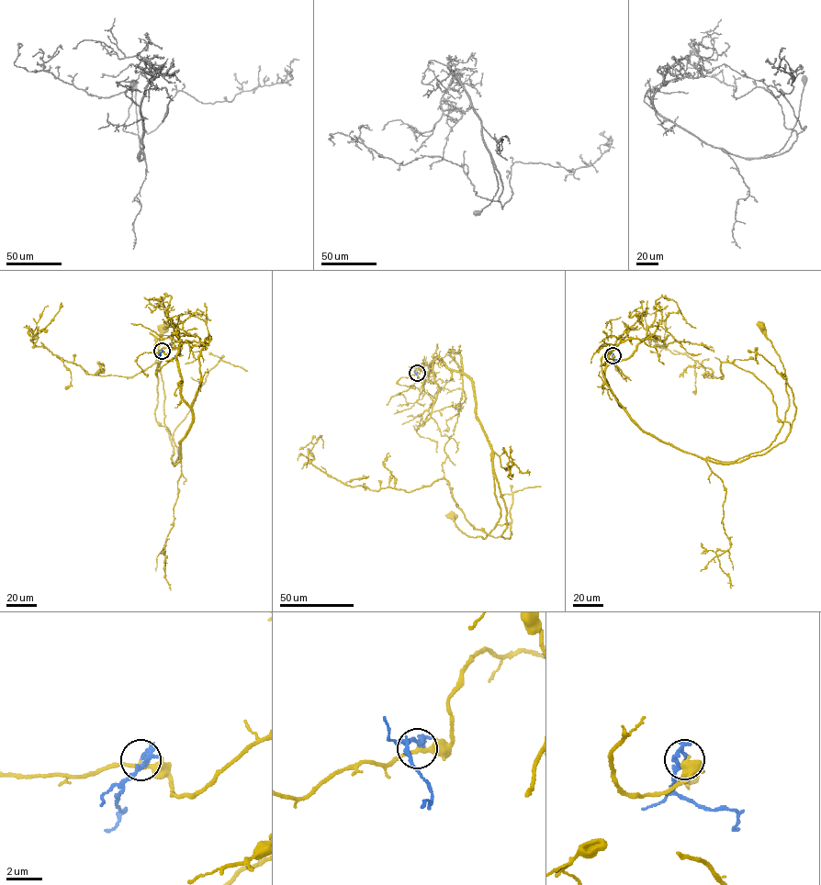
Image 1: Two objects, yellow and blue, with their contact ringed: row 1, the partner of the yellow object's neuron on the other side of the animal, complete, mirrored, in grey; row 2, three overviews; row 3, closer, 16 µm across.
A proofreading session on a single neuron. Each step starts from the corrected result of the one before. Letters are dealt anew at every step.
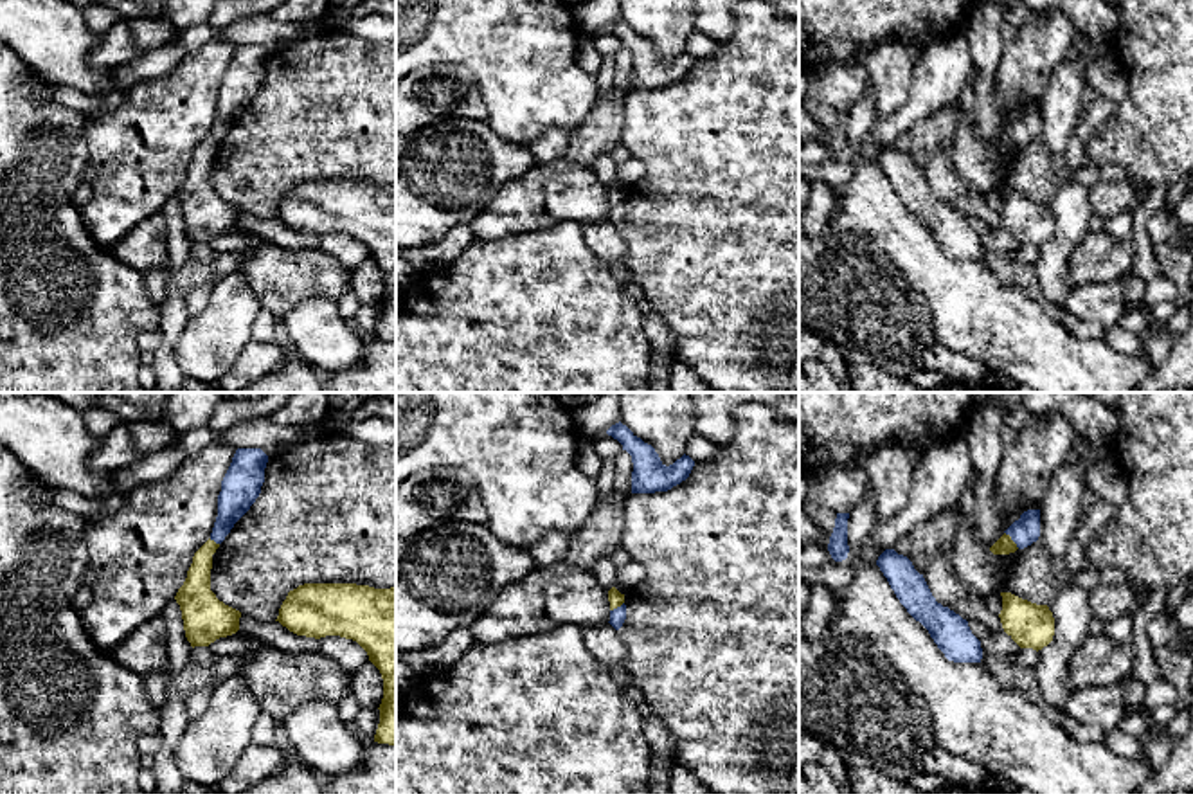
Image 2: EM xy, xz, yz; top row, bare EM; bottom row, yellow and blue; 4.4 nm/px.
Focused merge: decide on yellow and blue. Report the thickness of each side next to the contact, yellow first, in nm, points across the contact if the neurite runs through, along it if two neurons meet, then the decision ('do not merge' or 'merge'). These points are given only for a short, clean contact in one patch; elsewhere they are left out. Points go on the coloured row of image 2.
calibres 80 and 120 nm; way yz (1004, 544), (1012, 541), (1026, 530); merge

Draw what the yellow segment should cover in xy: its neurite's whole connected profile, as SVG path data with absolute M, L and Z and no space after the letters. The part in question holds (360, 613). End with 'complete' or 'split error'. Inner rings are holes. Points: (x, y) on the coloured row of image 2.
M304 583L288 592L275 621L297 636L353 639L367 652L383 679L374 742L396 745L396 587Z | complete

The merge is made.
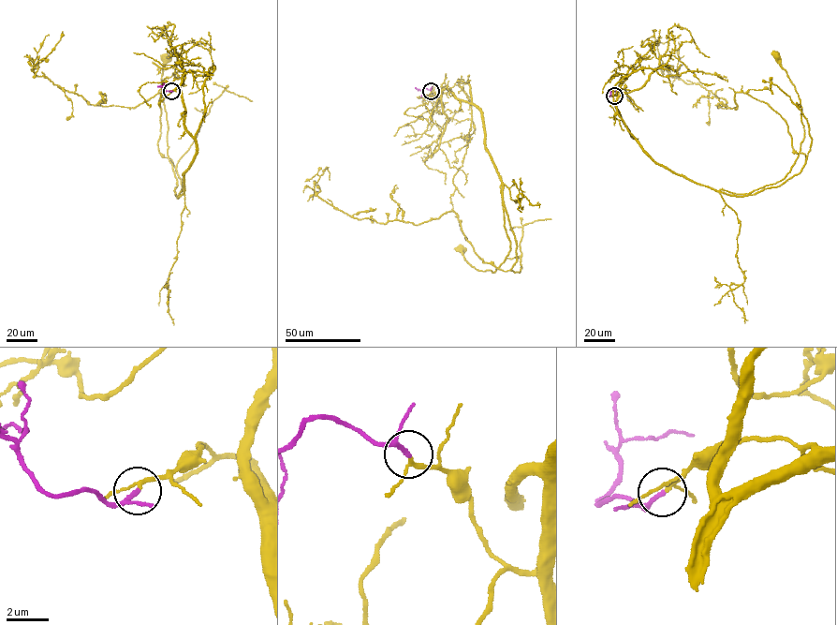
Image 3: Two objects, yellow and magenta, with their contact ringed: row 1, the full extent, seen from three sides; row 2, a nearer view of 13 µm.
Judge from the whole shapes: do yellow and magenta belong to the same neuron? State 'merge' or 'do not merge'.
merge

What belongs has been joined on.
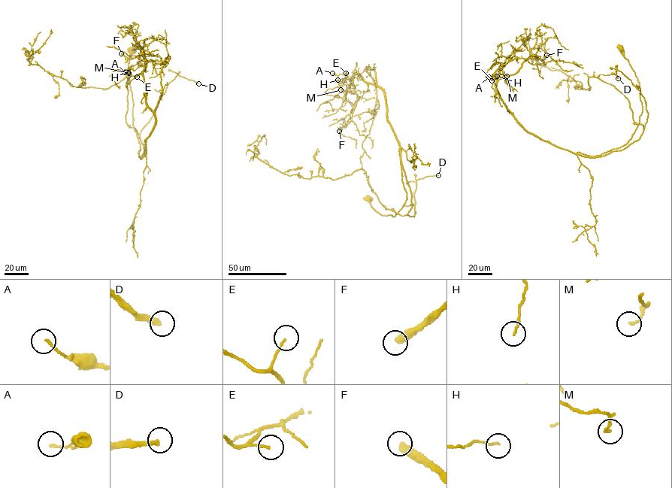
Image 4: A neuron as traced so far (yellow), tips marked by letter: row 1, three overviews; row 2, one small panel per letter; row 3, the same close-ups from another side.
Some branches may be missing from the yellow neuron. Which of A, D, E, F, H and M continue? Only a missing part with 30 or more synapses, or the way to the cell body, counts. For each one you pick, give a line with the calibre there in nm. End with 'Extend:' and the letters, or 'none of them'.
D: calibre 300 nm
F: calibre 440 nm
Extend: D, F

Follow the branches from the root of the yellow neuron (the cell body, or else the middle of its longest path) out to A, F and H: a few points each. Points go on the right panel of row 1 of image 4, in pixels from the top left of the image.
A: (620, 48), (639, 83), (643, 112), (626, 143), (597, 156), (529, 133), (497, 89), (503, 77), (488, 77)
F: (620, 48), (643, 112), (626, 143), (595, 156), (529, 133), (497, 89), (531, 56), (546, 55)
H: (620, 48), (643, 112), (626, 143), (597, 156), (529, 133), (504, 104), (497, 76)

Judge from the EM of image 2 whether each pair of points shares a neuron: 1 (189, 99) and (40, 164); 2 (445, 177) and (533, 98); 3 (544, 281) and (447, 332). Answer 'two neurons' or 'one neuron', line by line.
1: two neurons
2: two neurons
3: one neuron

